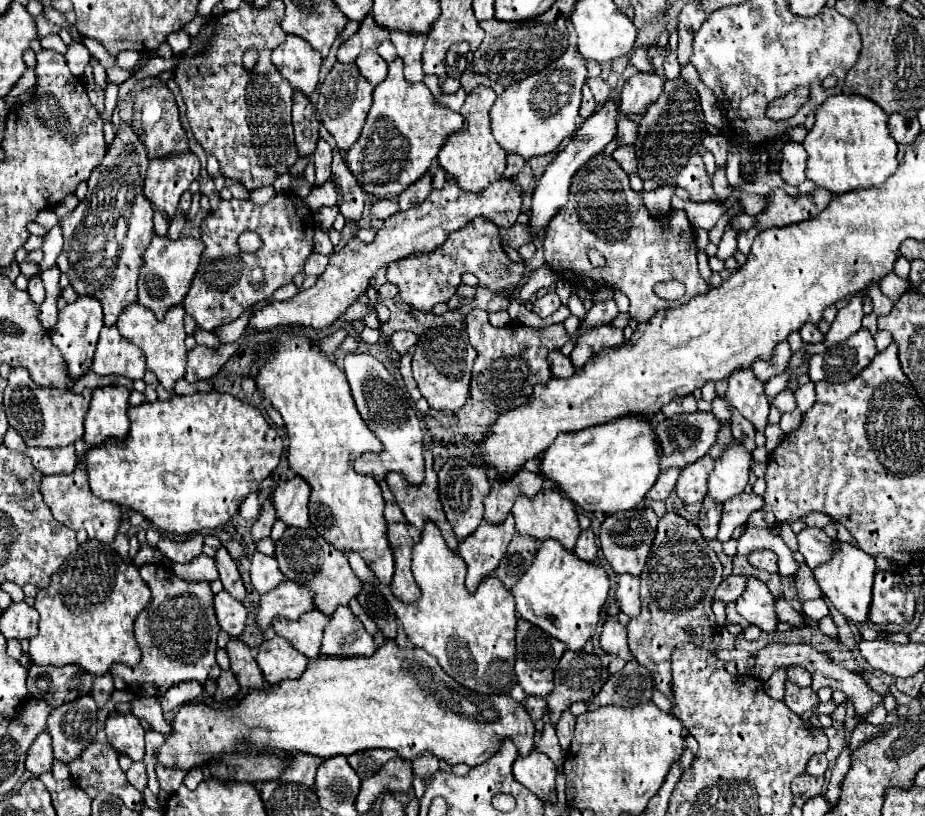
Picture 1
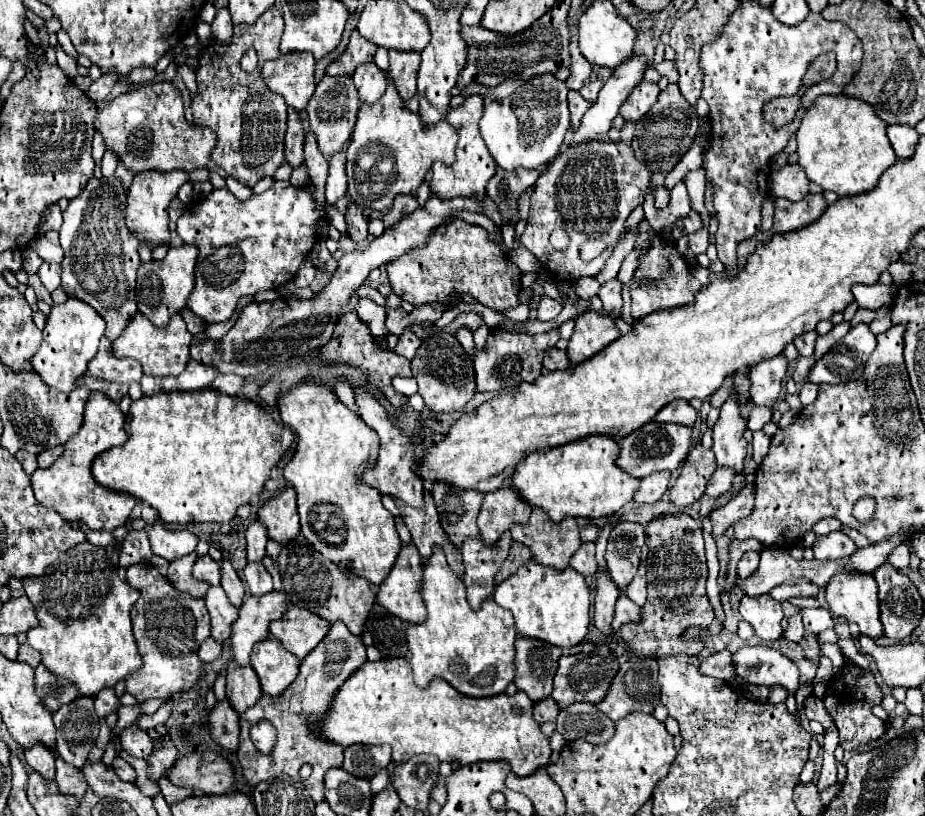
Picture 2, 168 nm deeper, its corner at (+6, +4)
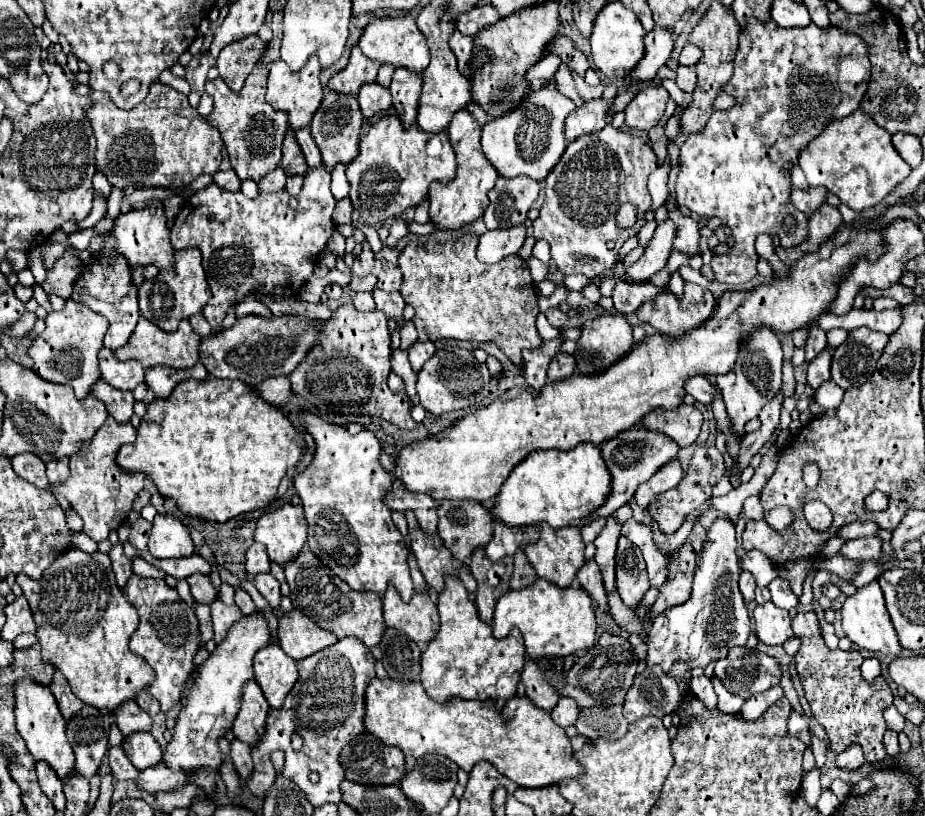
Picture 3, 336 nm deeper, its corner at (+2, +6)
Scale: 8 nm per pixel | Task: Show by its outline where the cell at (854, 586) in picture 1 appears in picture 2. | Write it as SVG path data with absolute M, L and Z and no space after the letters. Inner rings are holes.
M839 572L825 586L825 598L835 616L843 616L847 622L855 622L859 632L869 638L881 638L883 628L879 620L877 582L871 574Z

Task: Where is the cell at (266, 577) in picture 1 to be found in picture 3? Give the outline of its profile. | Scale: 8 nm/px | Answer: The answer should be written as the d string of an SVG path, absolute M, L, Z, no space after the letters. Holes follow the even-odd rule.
M271 572L257 574L257 576L253 578L253 584L255 584L255 588L265 596L265 600L269 602L271 608L279 608L279 598L281 598L279 582L275 580L275 576L273 576Z

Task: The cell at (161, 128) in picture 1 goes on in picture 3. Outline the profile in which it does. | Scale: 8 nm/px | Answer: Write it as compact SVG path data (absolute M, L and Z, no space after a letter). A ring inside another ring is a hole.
M153 82L147 98L131 110L117 108L111 98L95 100L89 108L89 120L97 138L97 168L105 172L111 186L121 190L129 186L179 188L199 174L215 174L219 170L221 132L191 108L185 94L161 82Z

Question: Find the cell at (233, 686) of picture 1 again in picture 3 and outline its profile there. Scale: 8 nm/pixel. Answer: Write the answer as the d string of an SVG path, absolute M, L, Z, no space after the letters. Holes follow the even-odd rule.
M235 738L231 742L231 760L233 760L237 772L241 774L241 778L245 780L251 774L251 768L253 768L253 762L251 762L251 746Z

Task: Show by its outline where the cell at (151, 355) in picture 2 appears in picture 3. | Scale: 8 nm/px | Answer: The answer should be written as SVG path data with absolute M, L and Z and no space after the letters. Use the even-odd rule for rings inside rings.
M141 316L141 322L137 322L137 330L133 330L133 338L129 338L125 346L117 348L115 356L119 360L139 360L145 368L151 366L191 368L199 360L199 336L191 330L189 320L181 320L175 332L165 332Z

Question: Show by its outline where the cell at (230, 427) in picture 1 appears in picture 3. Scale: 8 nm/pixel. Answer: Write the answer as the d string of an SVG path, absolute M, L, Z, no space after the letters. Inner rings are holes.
M207 378L203 382L185 380L175 386L169 398L155 398L147 406L137 428L135 444L121 446L117 452L117 466L127 474L147 474L159 494L175 500L183 514L227 522L239 514L265 508L275 498L281 478L299 462L303 446L303 436L287 420L287 416L283 416L279 408L261 400L251 386L217 378Z

